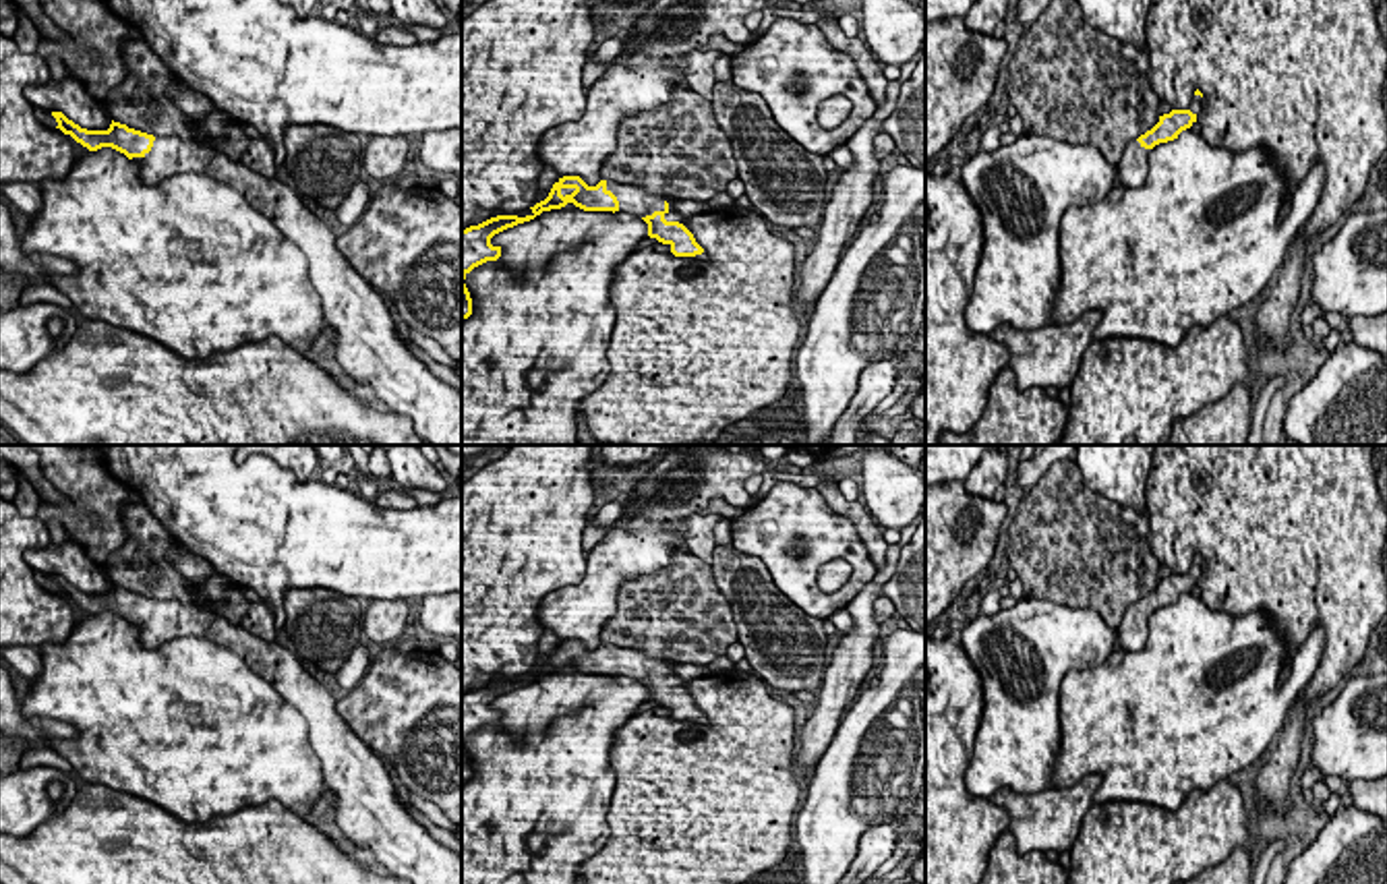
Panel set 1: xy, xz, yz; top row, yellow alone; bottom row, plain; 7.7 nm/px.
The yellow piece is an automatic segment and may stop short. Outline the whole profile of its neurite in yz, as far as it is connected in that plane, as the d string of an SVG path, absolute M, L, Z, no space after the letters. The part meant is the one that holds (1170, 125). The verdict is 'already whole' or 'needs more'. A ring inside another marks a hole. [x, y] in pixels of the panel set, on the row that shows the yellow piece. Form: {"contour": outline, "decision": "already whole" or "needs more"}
{"contour": "M1172 110L1170 114L1159 116L1159 122L1130 141L1118 164L1120 184L1137 188L1145 184L1149 174L1149 153L1155 145L1178 139L1178 135L1190 128L1197 122L1197 114L1190 110Z", "decision": "needs more"}

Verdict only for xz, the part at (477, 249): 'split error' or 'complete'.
split error

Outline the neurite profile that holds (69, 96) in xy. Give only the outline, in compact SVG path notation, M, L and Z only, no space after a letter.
M72 75L60 81L50 79L43 85L27 85L23 95L33 108L62 112L68 120L87 130L108 130L112 124L101 104L91 97L85 85Z

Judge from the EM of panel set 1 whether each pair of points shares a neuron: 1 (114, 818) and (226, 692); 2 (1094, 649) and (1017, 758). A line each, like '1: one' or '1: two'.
1: two
2: one

